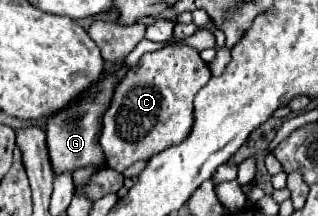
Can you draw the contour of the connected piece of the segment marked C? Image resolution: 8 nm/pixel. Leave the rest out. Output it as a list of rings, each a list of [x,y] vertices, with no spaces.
[[[166,45],[158,51],[146,53],[140,59],[140,63],[134,69],[130,69],[126,73],[126,77],[118,83],[114,99],[112,99],[108,111],[104,113],[100,145],[106,153],[106,165],[110,169],[122,173],[132,163],[136,163],[140,159],[148,161],[150,157],[162,153],[164,149],[182,143],[194,127],[194,97],[210,81],[210,77],[212,77],[212,73],[210,73],[208,65],[202,61],[198,51],[194,51],[192,47]]]

